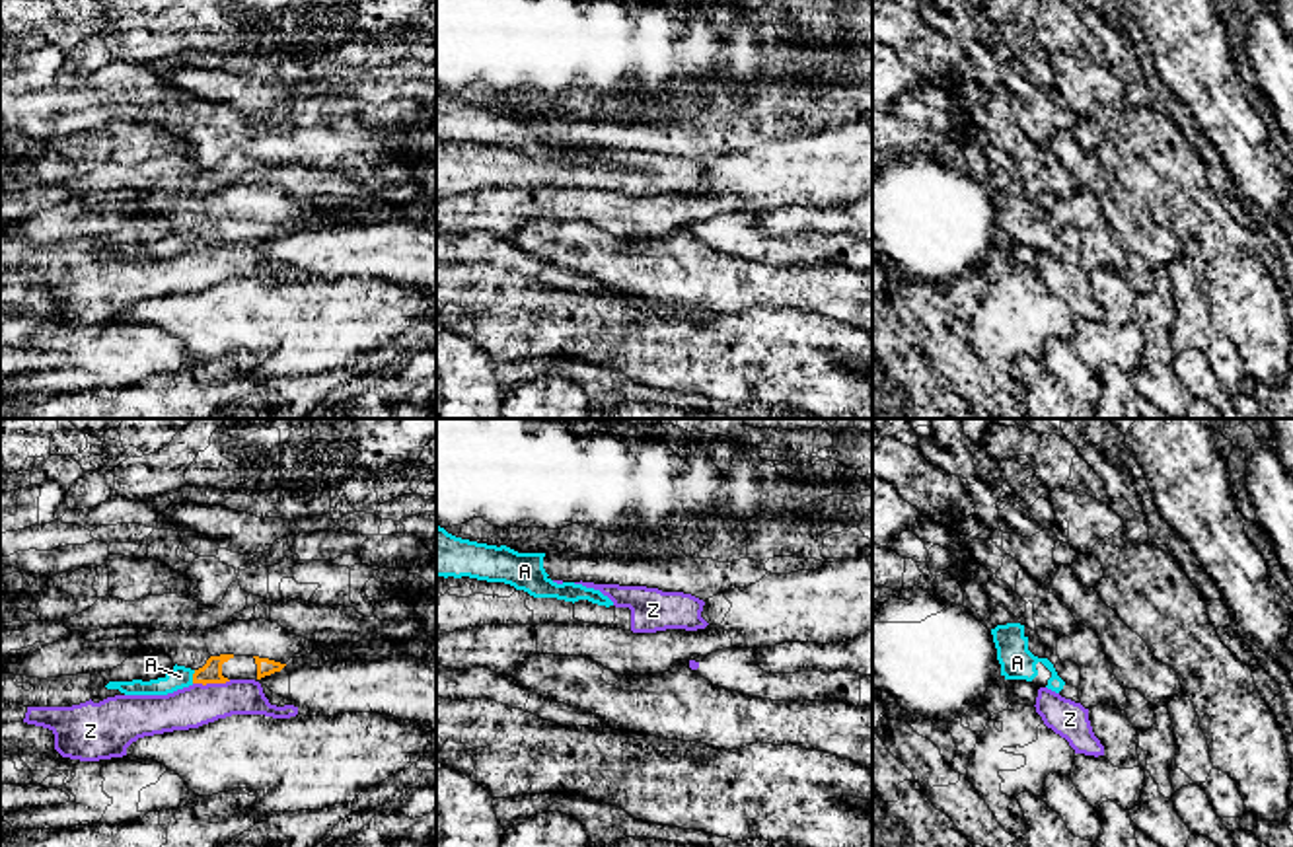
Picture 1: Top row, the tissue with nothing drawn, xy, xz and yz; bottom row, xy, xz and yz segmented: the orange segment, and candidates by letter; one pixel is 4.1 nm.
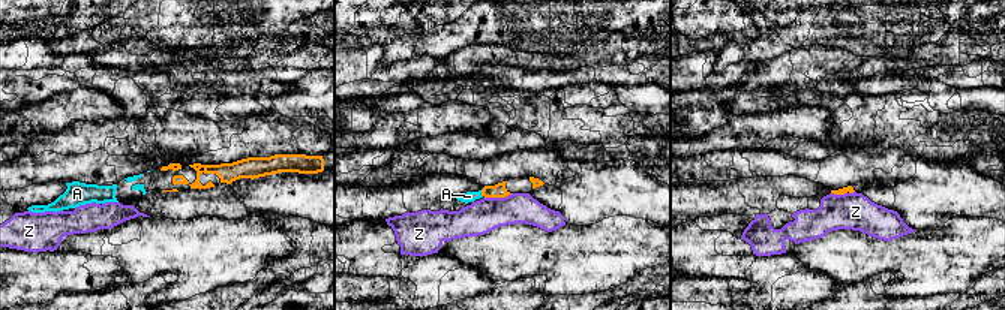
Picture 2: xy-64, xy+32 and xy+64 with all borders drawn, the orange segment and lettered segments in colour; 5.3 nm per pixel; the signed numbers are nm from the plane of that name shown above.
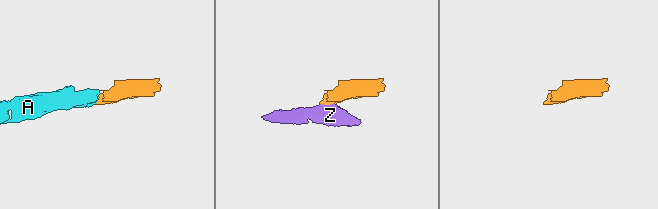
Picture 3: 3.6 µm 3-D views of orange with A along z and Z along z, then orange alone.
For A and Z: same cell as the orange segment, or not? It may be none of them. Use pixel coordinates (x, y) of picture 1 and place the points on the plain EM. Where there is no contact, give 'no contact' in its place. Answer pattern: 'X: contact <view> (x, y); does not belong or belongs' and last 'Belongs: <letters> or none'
A: contact xy (193, 240); belongs
Z: contact xy (211, 246); does not belong
Belongs: A

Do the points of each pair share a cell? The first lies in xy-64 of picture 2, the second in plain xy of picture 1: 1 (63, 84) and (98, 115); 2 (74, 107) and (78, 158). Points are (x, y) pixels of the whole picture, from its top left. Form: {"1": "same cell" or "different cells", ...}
{"1": "same cell", "2": "same cell"}

